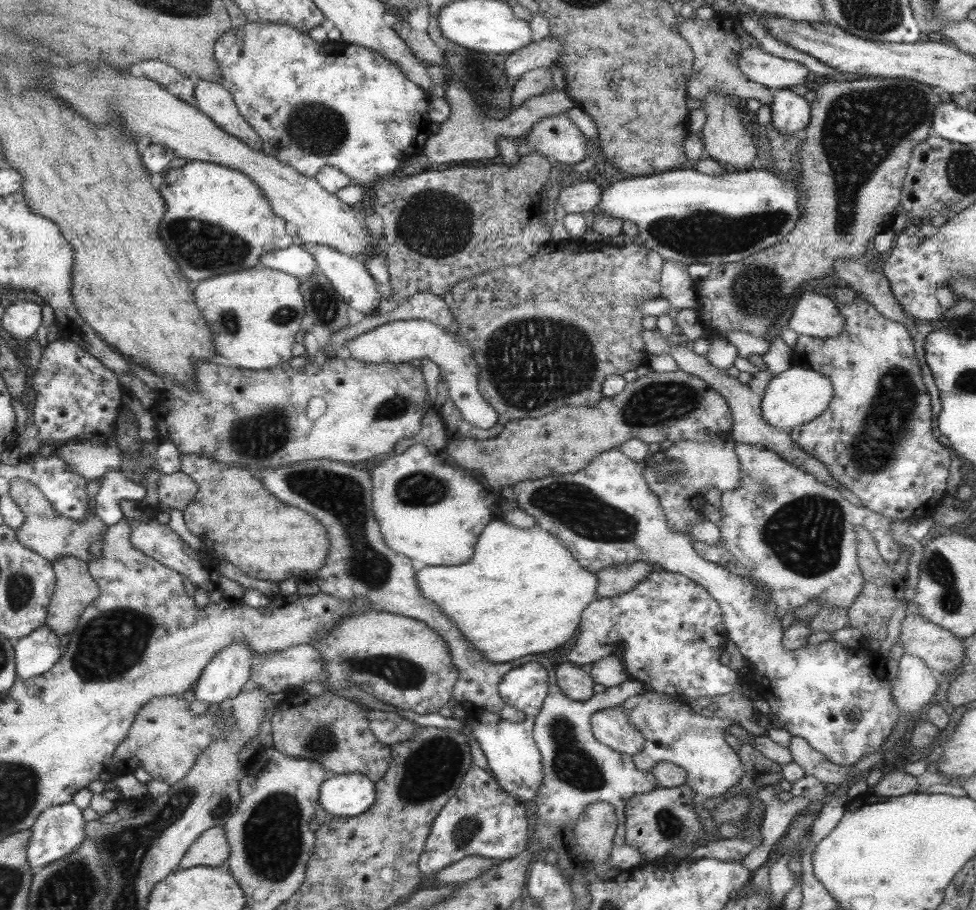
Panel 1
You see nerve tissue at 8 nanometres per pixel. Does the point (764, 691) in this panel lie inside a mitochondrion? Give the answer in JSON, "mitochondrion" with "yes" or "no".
{"mitochondrion":"no"}

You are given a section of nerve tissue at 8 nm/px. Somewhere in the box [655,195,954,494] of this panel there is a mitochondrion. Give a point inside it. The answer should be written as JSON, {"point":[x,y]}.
{"point":[885,428]}

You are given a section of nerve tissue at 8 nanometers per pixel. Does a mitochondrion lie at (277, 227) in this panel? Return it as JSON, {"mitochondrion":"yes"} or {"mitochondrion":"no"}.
{"mitochondrion":"no"}

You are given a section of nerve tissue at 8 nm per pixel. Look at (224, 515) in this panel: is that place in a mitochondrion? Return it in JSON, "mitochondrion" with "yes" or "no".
{"mitochondrion":"no"}

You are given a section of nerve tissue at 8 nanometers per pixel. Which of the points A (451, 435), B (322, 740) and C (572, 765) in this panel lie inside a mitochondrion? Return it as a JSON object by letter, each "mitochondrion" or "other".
{"A":"other","B":"mitochondrion","C":"mitochondrion"}

